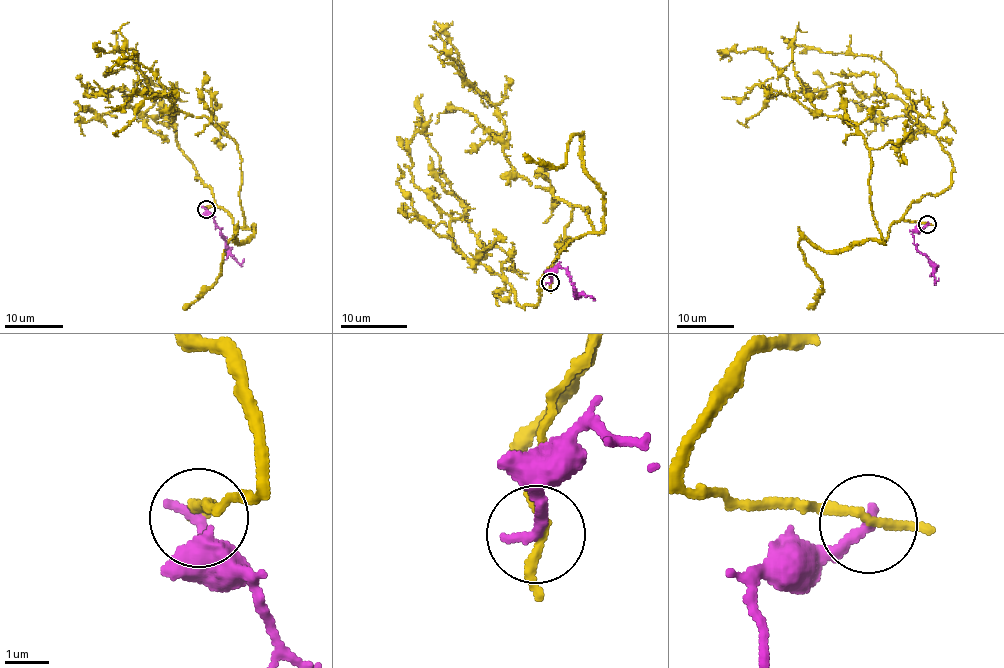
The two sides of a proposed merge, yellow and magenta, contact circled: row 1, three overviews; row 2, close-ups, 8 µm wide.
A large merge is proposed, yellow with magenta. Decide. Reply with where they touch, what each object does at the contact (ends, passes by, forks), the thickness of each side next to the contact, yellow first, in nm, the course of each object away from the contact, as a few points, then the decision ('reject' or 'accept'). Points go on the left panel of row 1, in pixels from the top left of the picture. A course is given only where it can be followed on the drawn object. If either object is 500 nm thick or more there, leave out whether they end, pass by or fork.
at (206, 209); yellow passes by; magenta ends there; 200 nm thick on the yellow side, 320 nm on the other; yellow runs (206, 209), (221, 206), (243, 225), (238, 145), (205, 116), (169, 109), (159, 80), (135, 54), (107, 71); magenta runs (206, 209), (229, 253), (239, 263), (244, 259); reject

